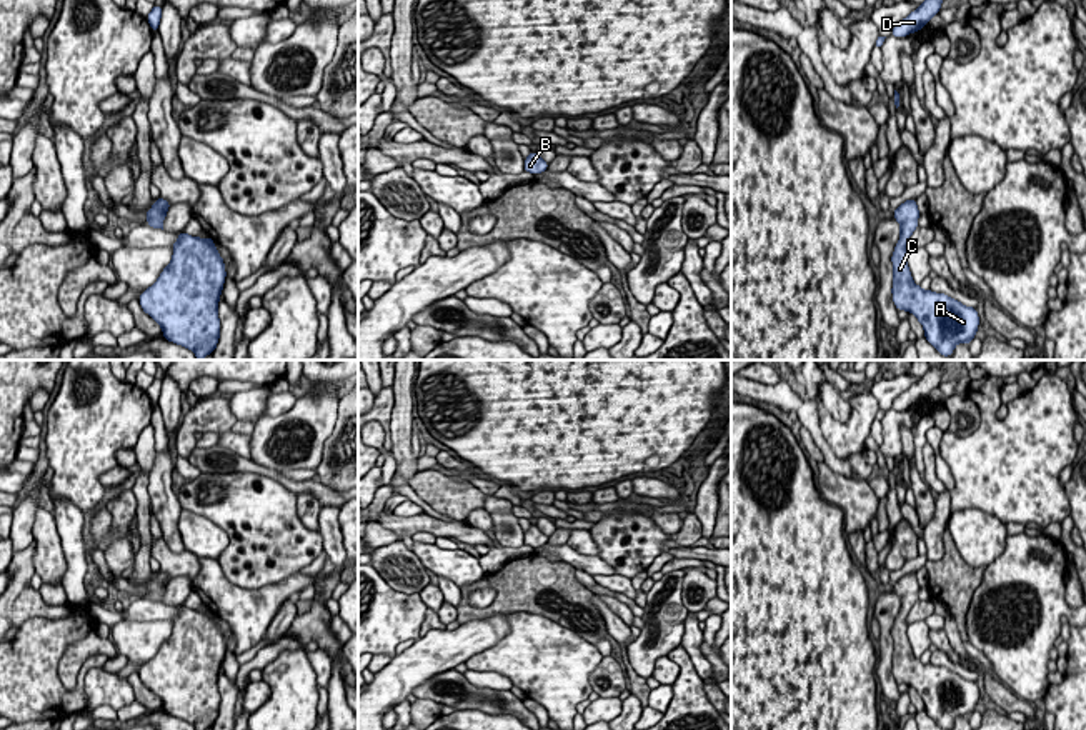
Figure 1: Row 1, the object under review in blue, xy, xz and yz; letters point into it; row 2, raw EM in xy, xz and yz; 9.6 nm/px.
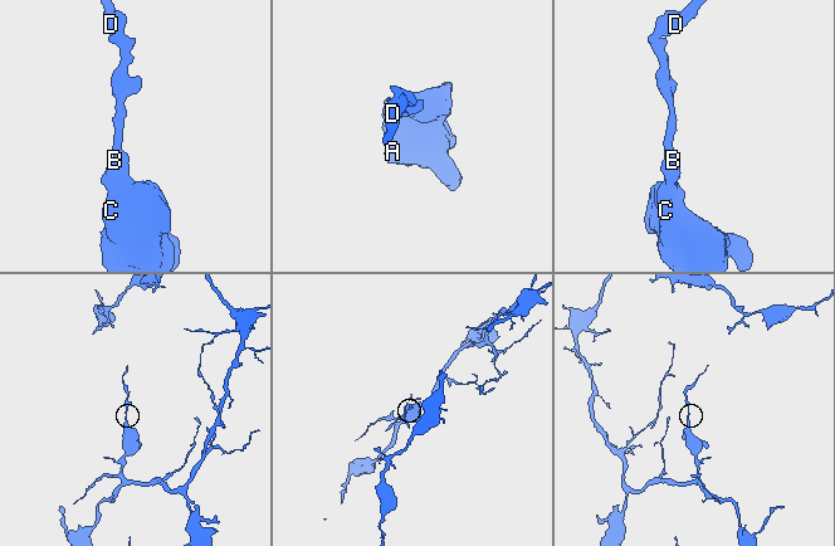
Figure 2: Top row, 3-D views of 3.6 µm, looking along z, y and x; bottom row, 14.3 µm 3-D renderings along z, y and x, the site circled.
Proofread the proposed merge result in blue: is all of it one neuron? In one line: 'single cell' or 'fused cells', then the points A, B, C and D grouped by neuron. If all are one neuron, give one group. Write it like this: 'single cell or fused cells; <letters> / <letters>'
single cell; A B C D

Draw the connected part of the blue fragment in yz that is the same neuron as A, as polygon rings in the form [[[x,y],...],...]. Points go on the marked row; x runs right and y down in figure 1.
[[[914,198],[903,202],[891,215],[899,223],[899,240],[893,250],[893,303],[896,310],[913,313],[923,325],[924,338],[943,357],[951,357],[958,343],[969,345],[979,327],[974,307],[966,307],[946,293],[923,290],[913,282],[906,257],[908,240],[919,227],[919,210]]]

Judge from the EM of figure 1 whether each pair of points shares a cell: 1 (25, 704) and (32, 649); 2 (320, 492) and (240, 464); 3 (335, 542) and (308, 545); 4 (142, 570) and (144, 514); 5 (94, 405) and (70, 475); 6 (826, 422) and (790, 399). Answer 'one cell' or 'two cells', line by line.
1: one cell
2: one cell
3: two cells
4: one cell
5: one cell
6: two cells

